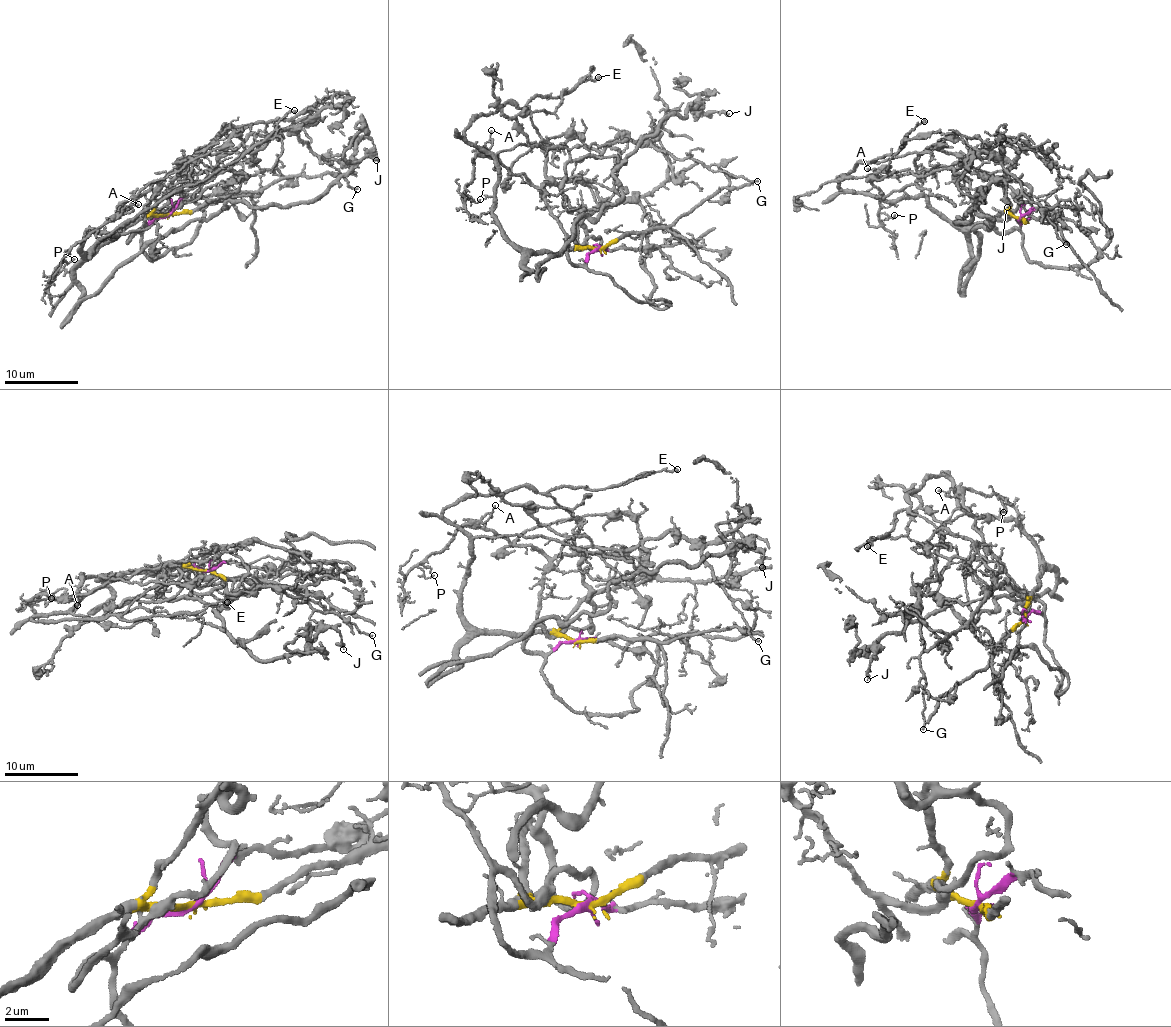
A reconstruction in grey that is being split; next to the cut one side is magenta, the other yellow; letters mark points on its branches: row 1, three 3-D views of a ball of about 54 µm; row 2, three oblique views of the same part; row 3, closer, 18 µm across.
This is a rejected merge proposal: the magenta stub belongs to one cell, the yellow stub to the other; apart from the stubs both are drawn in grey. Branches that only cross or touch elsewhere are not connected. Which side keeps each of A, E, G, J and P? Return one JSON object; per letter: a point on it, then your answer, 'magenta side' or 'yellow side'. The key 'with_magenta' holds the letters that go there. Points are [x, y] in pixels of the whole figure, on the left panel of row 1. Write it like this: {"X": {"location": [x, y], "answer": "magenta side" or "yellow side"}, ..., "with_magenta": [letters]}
{"A": {"location": [138, 204], "answer": "magenta side"}, "E": {"location": [294, 110], "answer": "yellow side"}, "G": {"location": [357, 189], "answer": "magenta side"}, "J": {"location": [376, 160], "answer": "yellow side"}, "P": {"location": [74, 259], "answer": "magenta side"}, "with_magenta": ["A", "G", "P"]}

